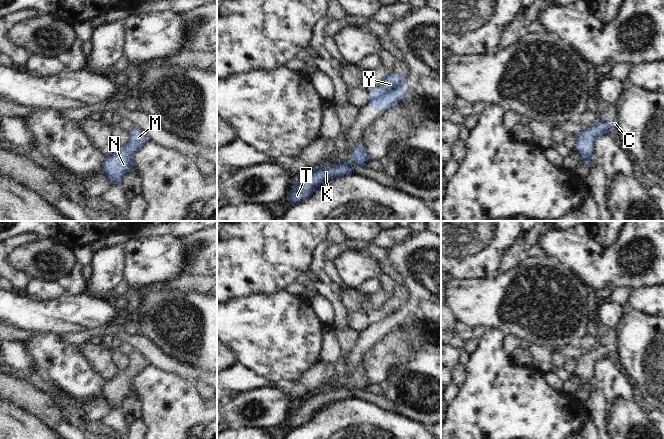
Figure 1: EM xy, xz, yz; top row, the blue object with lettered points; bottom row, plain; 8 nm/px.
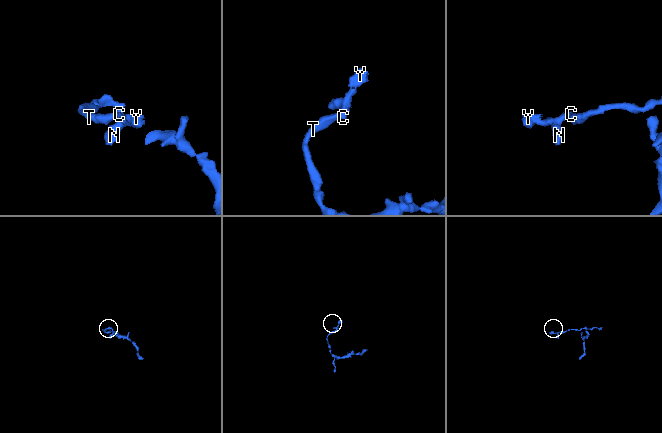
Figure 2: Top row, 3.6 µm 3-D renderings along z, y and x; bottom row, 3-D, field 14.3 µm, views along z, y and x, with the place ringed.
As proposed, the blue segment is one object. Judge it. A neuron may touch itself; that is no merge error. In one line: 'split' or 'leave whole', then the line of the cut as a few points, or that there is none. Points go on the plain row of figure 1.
leave whole; no cut

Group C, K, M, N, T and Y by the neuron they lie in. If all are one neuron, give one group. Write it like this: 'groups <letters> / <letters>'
groups C K M N T Y

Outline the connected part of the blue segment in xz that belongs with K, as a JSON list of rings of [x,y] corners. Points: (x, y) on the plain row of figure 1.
[[[346,385],[311,394],[306,402],[299,403],[288,416],[288,429],[291,431],[310,421],[326,404],[351,397],[354,397],[354,391],[352,392]]]

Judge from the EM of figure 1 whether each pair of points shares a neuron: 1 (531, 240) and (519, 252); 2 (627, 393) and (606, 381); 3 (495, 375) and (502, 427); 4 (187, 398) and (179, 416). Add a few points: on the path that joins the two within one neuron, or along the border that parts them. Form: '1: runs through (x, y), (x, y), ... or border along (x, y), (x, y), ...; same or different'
1: border along (523, 243), (523, 247), (527, 251); different
2: runs through (622, 388), (611, 381); same
3: runs through (495, 388), (498, 399), (502, 403), (502, 414); same
4: runs through (183, 402), (179, 406), (179, 412); same

